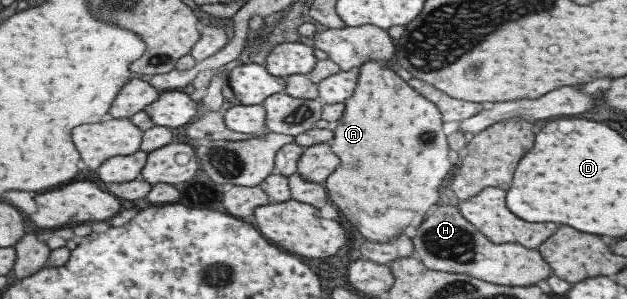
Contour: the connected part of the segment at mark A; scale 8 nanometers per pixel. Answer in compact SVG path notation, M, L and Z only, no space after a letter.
M373 59L359 66L355 89L342 103L344 109L331 125L333 138L329 142L341 162L325 179L325 190L363 238L385 243L403 228L423 222L437 202L435 188L452 166L447 162L438 108Z

